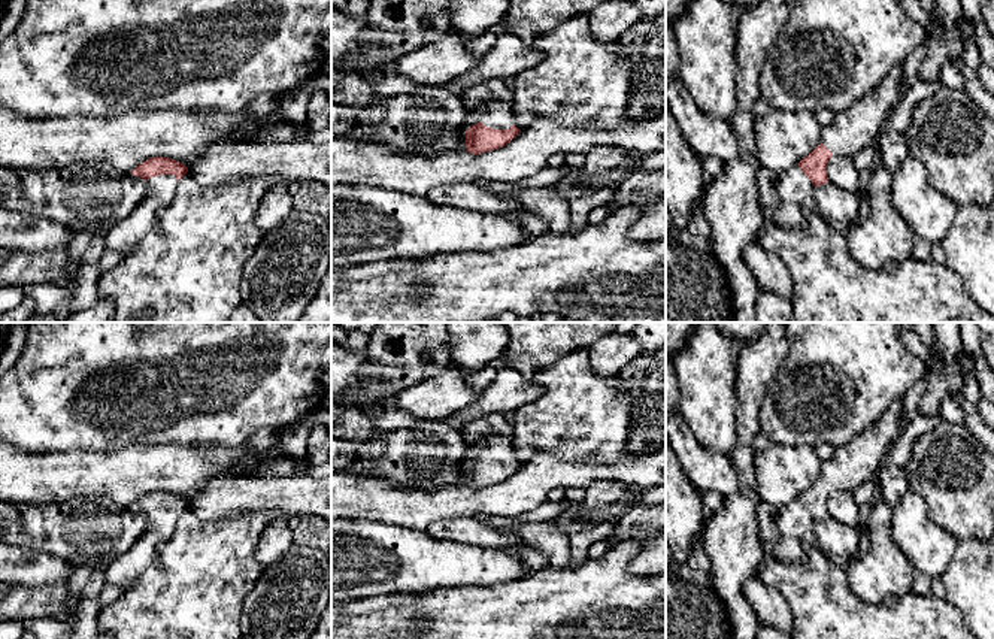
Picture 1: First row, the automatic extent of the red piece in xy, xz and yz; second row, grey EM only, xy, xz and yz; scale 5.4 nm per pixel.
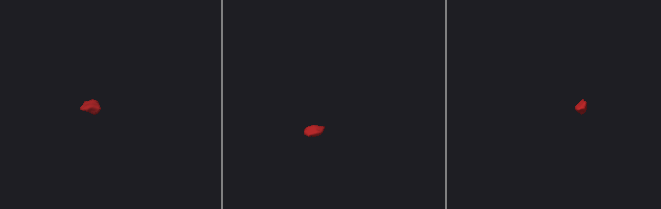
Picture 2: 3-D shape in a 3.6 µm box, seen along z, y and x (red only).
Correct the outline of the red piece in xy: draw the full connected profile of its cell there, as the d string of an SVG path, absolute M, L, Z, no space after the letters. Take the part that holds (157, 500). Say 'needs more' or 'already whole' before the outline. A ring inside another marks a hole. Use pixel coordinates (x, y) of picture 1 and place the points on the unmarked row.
needs more | M154 491L139 499L131 509L148 517L148 529L127 552L106 564L104 584L131 588L158 558L161 545L172 537L178 517L187 508L184 497L167 491Z

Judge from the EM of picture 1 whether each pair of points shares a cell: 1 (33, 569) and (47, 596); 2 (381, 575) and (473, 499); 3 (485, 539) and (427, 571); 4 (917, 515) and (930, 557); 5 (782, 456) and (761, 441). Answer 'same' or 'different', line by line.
1: different
2: different
3: different
4: same
5: different

